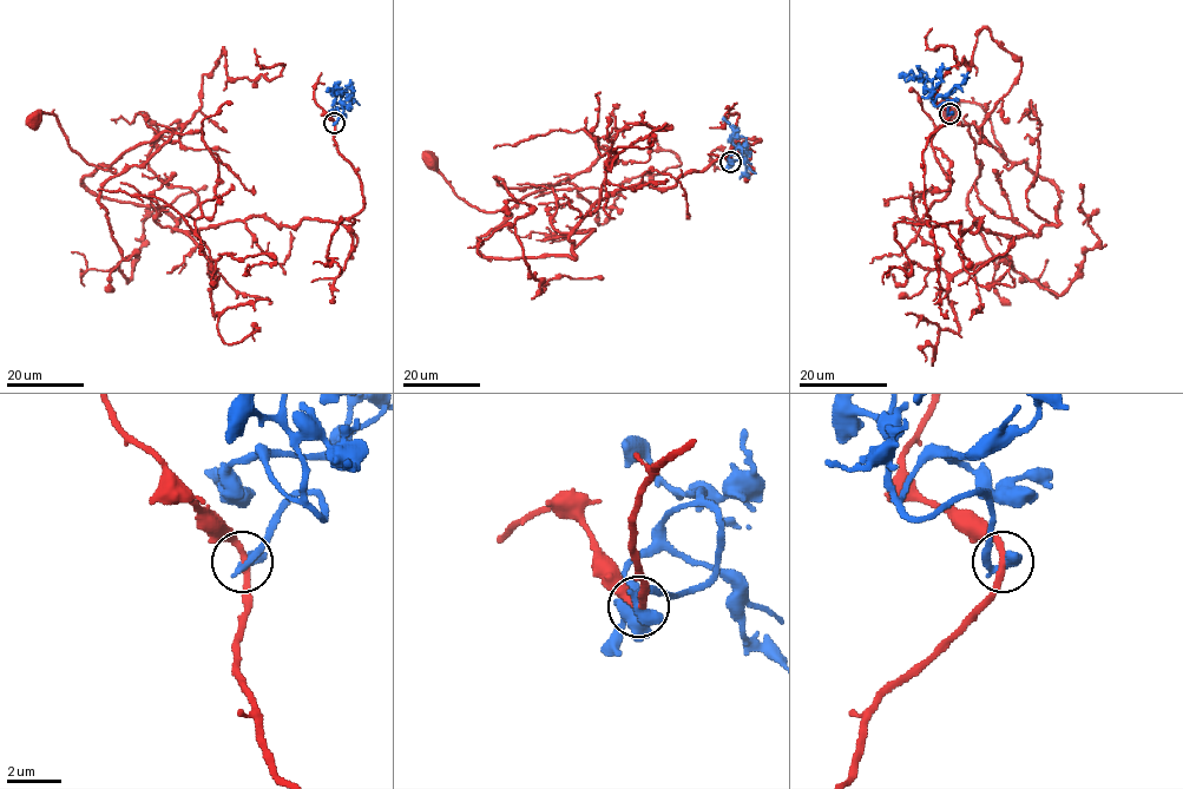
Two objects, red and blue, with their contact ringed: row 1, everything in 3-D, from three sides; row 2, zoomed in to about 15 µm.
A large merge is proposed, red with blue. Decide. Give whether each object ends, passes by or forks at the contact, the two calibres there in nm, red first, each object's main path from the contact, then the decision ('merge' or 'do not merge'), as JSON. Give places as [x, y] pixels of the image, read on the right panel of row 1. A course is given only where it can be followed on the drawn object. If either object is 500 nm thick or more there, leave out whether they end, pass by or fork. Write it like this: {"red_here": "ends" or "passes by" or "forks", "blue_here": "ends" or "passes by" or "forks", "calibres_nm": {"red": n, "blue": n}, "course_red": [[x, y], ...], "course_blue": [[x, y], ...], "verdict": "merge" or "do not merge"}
{"red_here": "passes by", "blue_here": "ends", "calibres_nm": {"red": 240, "blue": 480}, "course_red": [[951, 113], [922, 152], [931, 225], [1058, 225], [1059, 190], [1007, 169], [980, 105], [948, 109]], "course_blue": [[951, 113], [946, 102], [937, 106], [932, 99], [933, 80], [939, 73], [937, 87]], "verdict": "do not merge"}

